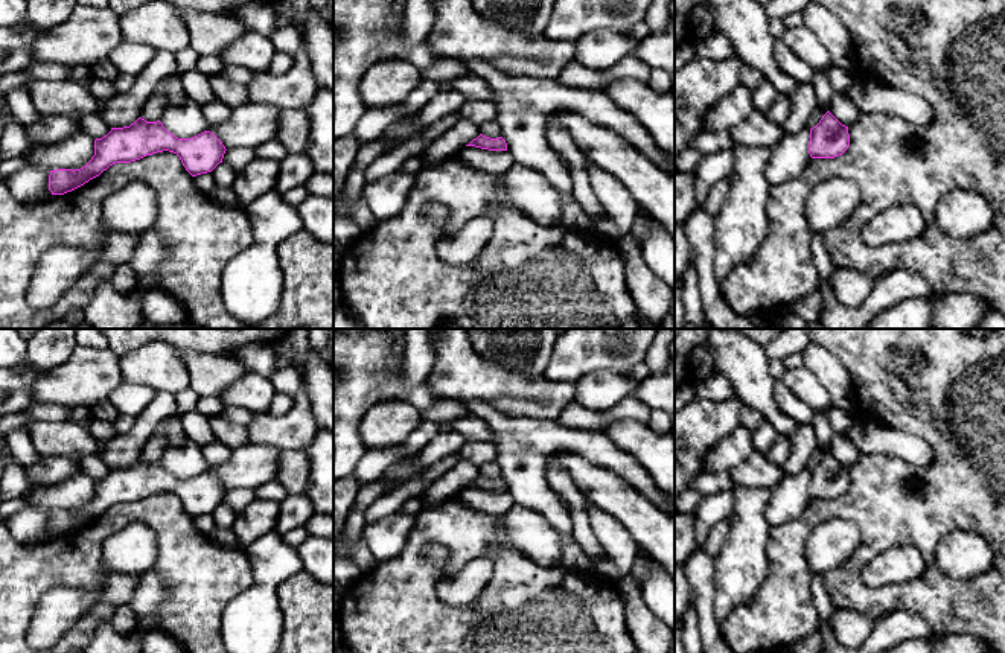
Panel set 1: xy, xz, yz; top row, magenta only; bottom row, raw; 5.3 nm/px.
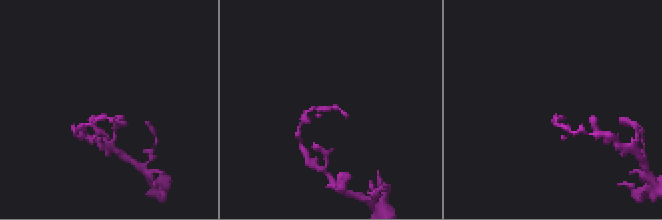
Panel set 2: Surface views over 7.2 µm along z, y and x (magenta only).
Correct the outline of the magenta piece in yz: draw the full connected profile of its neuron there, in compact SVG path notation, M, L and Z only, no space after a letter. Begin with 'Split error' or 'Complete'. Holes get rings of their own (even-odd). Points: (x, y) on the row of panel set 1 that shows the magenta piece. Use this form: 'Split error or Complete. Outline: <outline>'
Complete. Outline: M830 111L810 129L809 154L812 158L834 158L850 146L848 126L842 125Z

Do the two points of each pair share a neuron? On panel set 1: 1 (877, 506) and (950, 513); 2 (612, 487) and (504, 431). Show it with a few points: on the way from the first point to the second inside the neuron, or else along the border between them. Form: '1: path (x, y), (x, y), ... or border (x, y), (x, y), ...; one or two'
1: path (896, 506), (932, 506); one
2: border (547, 457), (570, 451), (587, 461); two

